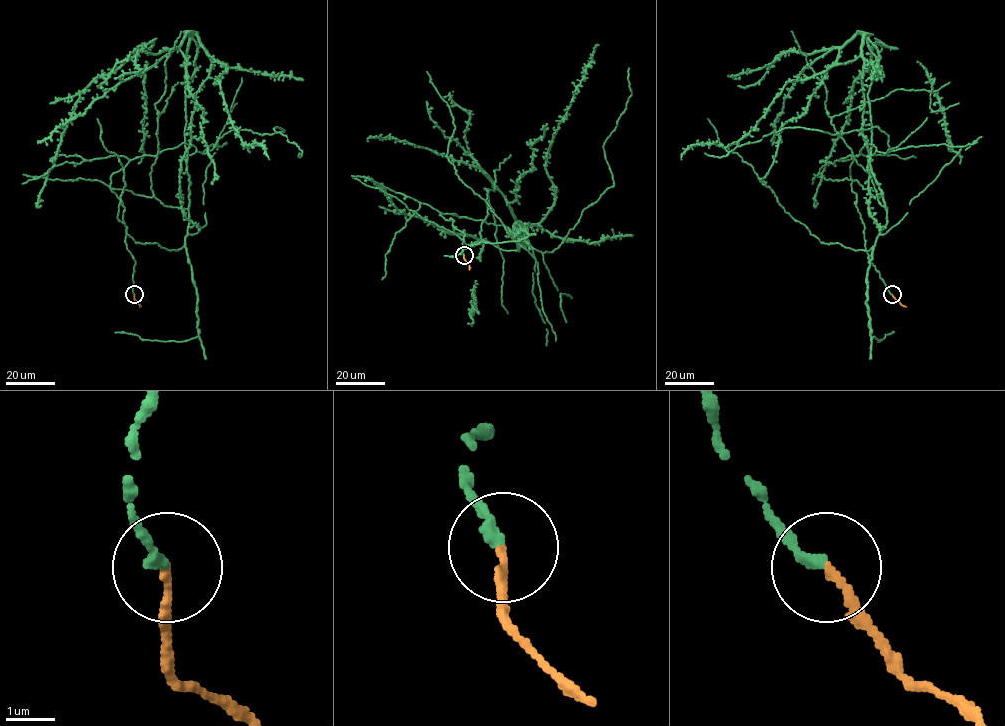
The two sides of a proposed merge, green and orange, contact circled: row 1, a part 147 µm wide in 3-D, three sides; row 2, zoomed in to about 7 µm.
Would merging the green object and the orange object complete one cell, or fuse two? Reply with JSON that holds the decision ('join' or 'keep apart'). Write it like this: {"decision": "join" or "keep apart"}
{"decision": "join"}

